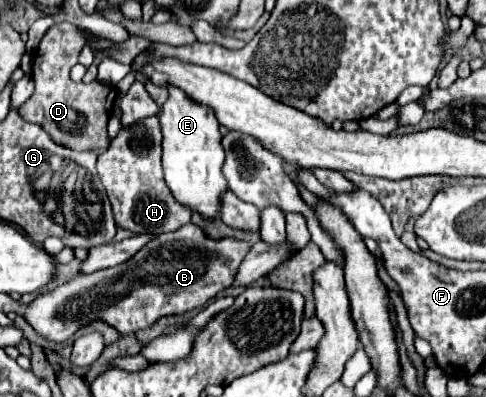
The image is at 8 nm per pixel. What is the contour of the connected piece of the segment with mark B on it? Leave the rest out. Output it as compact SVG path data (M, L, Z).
M188 223L178 231L162 233L144 245L132 257L132 265L128 261L90 275L78 275L70 283L40 295L28 307L20 303L16 313L22 313L40 335L54 343L64 343L82 325L98 317L116 327L122 335L130 331L136 333L138 329L152 325L162 315L180 315L204 305L208 299L228 289L234 283L236 269L240 267L240 261L244 261L248 249L252 249L252 243L246 239L212 239L202 227Z

